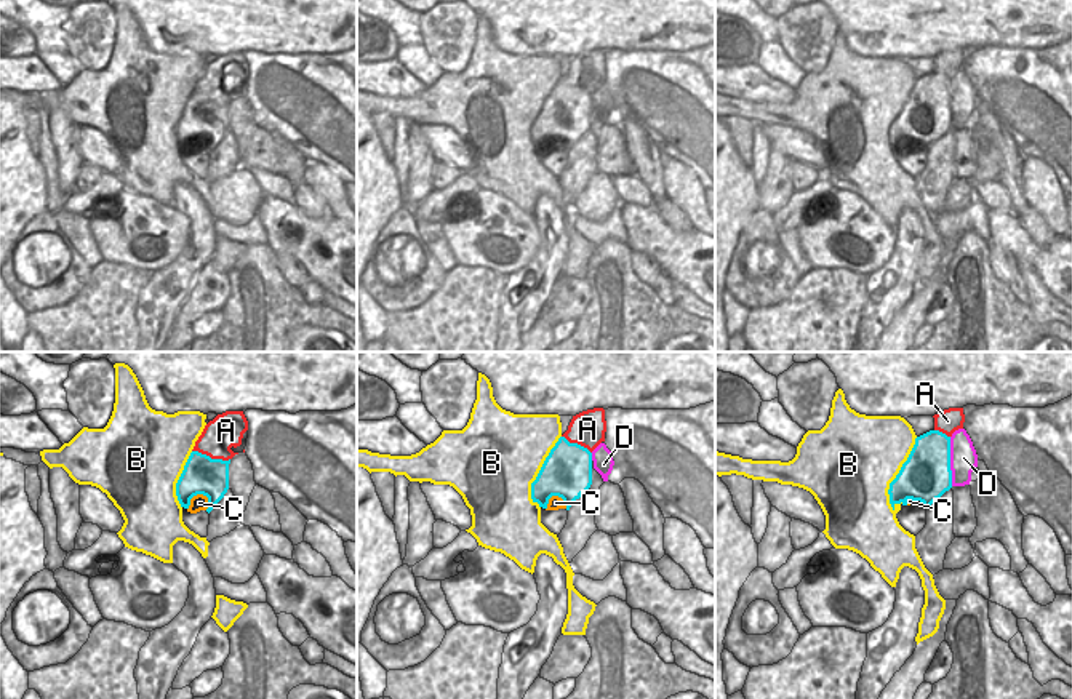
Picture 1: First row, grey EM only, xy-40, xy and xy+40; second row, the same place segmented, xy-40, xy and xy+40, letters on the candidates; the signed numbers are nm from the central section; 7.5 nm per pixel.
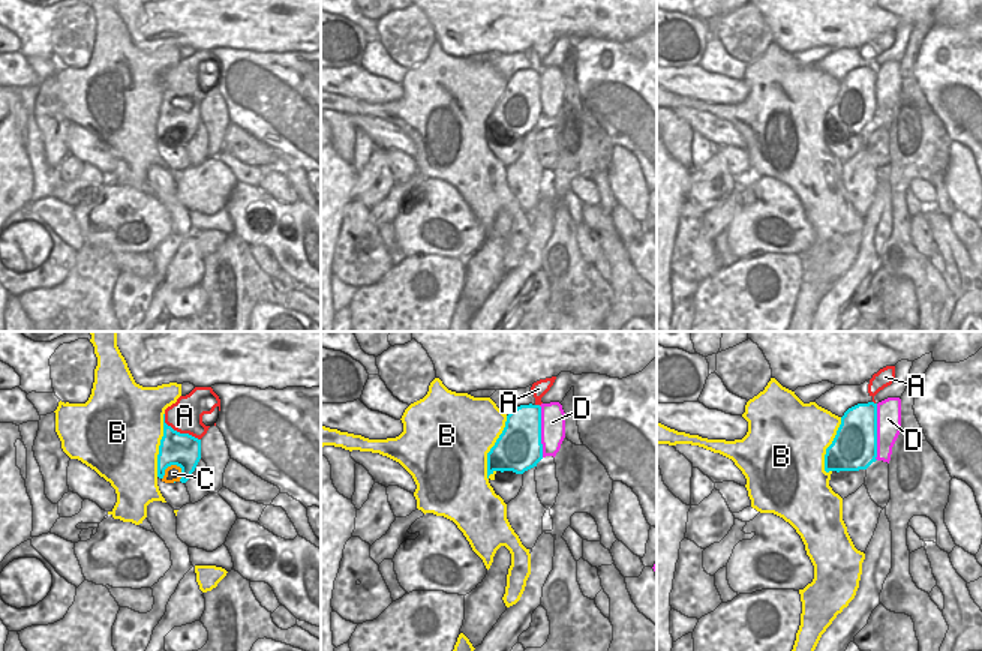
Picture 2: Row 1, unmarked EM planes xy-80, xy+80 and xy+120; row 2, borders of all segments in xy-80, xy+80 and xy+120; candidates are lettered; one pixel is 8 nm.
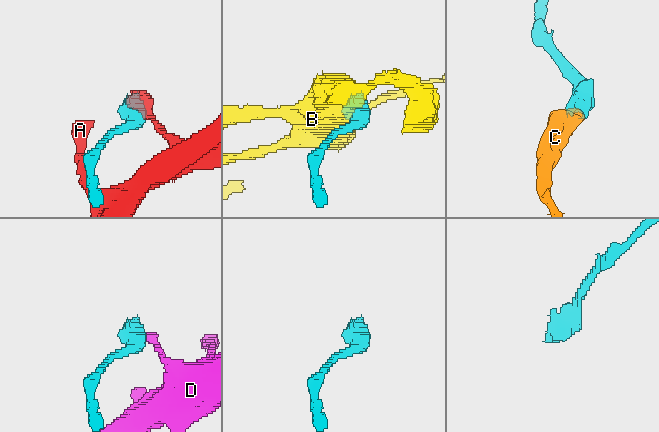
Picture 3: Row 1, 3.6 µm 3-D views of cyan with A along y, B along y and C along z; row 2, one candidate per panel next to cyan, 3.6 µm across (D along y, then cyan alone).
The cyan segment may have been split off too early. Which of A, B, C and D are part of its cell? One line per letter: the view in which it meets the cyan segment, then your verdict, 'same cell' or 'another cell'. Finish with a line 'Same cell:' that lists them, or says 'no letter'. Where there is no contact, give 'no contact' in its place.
A: xy-40 | another cell
B: xy+40 | another cell
C: xy-40 | same cell
D: xy+40 | another cell
Same cell: C

